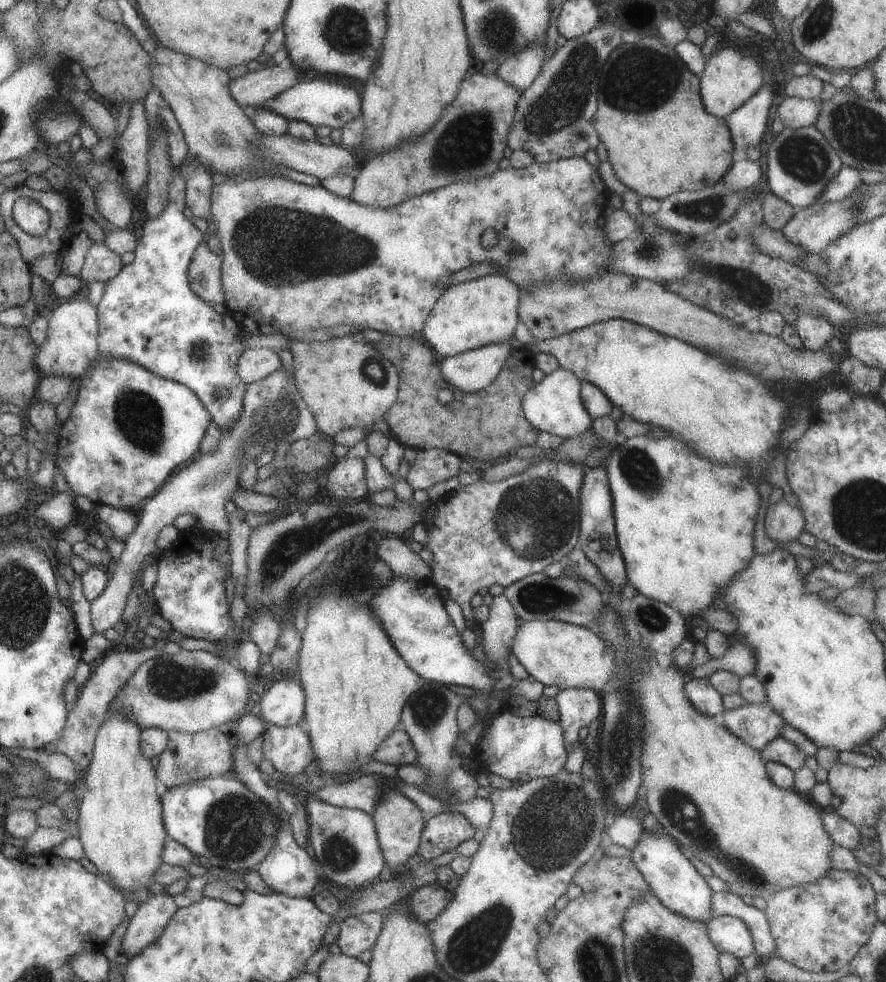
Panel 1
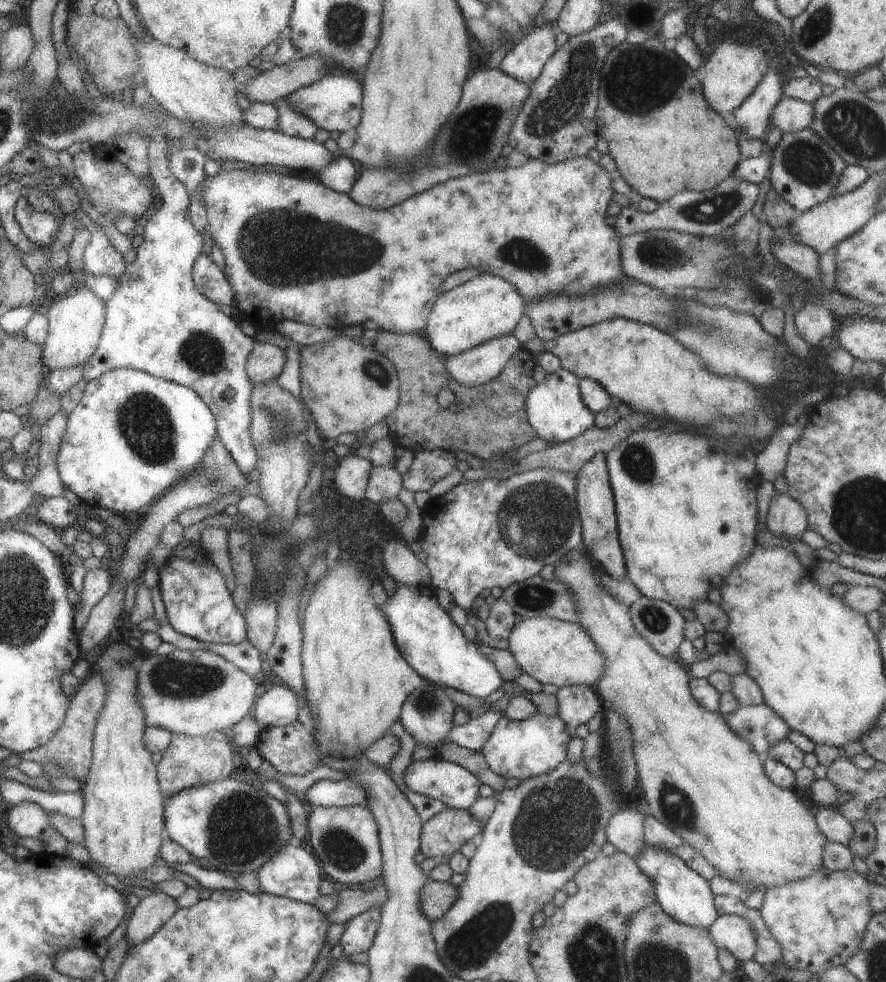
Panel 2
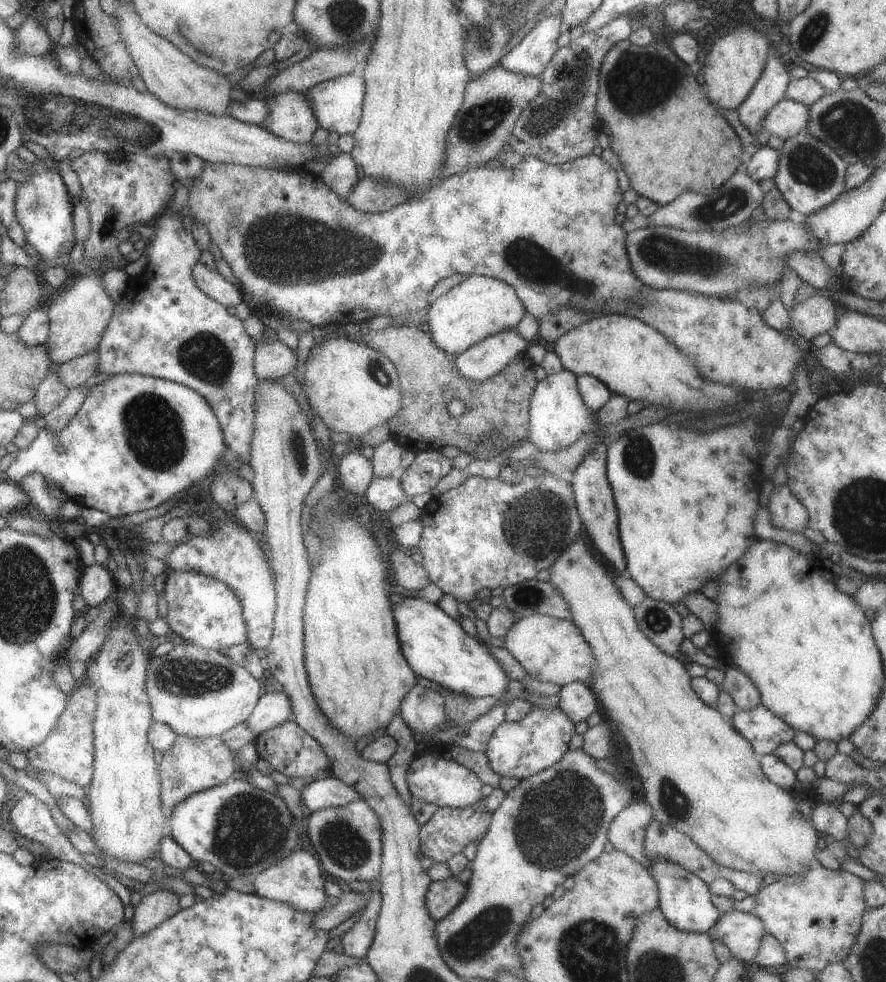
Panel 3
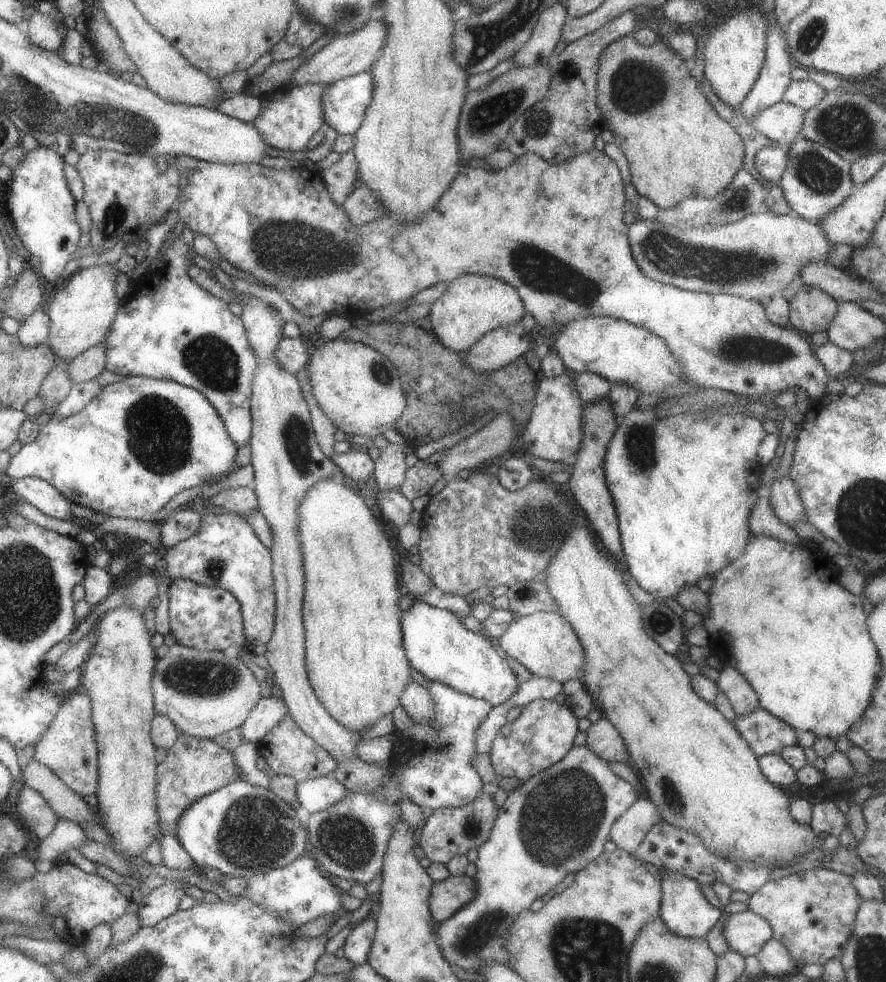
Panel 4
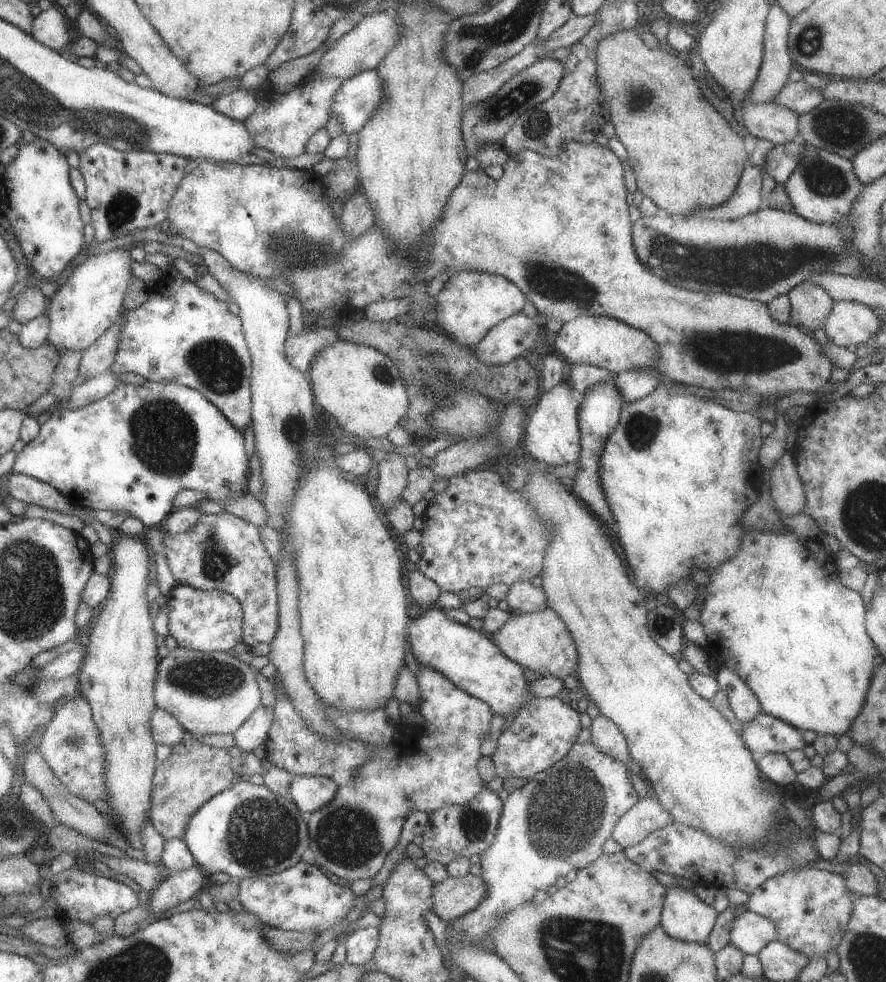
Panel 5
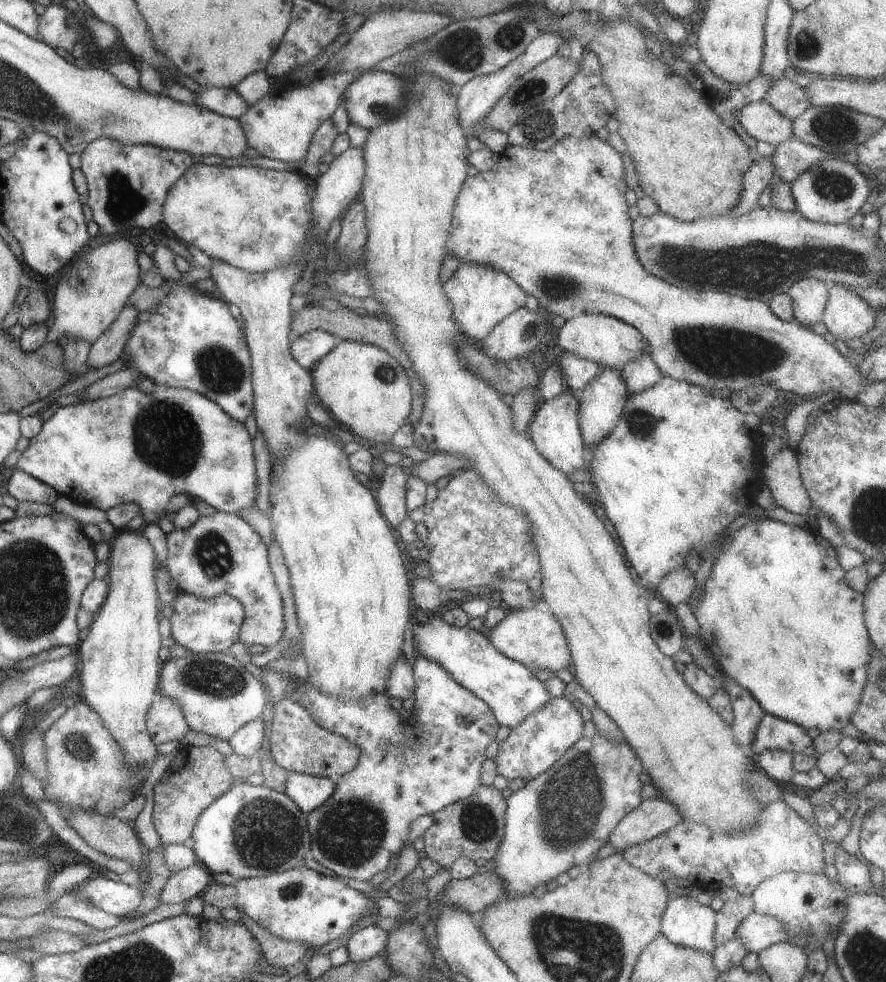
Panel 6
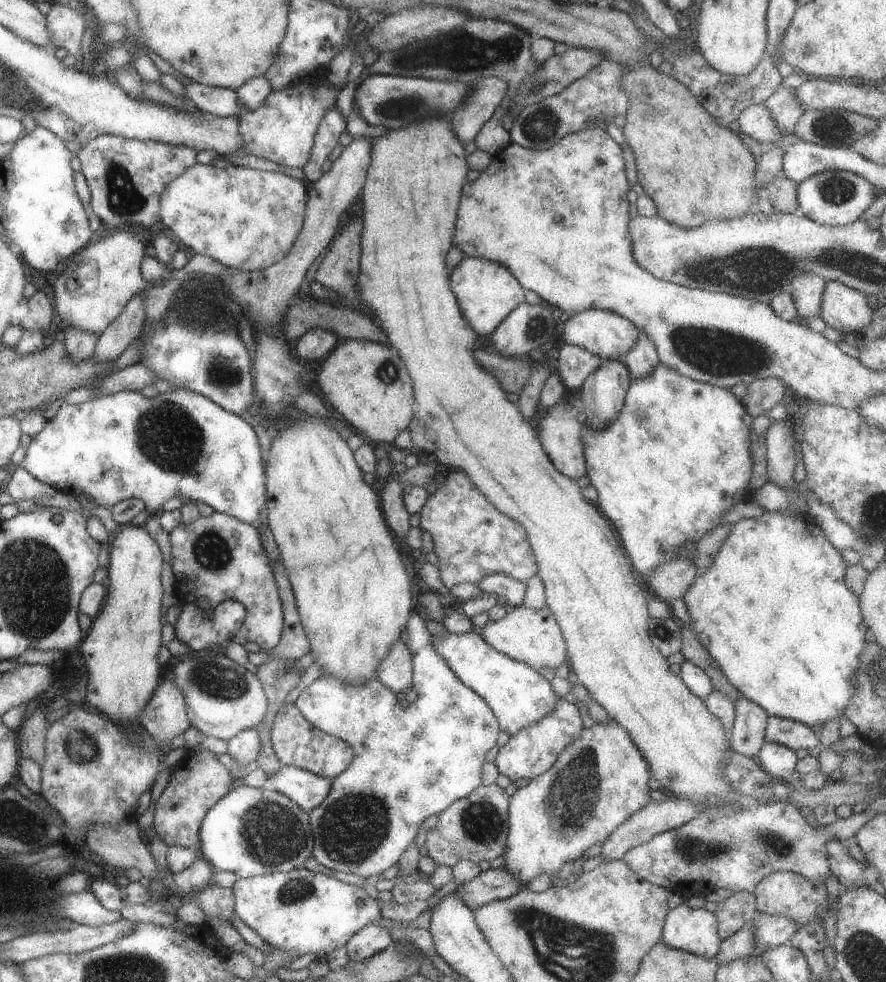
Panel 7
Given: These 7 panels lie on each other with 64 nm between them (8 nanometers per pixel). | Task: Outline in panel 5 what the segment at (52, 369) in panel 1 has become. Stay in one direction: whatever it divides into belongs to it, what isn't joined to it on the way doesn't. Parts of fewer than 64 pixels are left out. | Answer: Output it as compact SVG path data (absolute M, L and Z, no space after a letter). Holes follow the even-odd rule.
M120 247L110 252L97 254L97 256L86 256L84 262L75 266L69 280L62 285L60 283L53 296L49 298L49 304L47 304L49 328L46 342L55 347L58 352L82 351L93 344L122 314L121 301L131 277L130 264L132 261L129 257L129 247Z

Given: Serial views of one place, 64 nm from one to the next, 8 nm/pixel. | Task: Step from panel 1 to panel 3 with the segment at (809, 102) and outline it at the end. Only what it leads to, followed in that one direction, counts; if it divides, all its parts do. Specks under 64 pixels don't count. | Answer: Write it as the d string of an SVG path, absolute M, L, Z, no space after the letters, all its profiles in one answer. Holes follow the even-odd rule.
M783 98L764 114L761 126L765 132L784 141L806 126L808 112L806 104Z

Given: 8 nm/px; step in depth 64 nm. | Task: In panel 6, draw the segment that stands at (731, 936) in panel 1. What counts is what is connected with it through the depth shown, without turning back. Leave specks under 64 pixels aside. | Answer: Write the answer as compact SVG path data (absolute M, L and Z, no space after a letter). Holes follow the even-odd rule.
M751 913L735 930L734 936L741 940L747 953L759 953L762 949L768 948L771 944L785 942L787 930L783 922L771 916Z

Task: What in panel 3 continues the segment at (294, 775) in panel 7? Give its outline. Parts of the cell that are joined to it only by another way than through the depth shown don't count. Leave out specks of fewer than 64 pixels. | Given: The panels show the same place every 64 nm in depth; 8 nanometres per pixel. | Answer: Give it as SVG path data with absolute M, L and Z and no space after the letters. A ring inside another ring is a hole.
M327 776L309 782L300 790L300 803L309 812L338 807L359 798L359 793L350 784Z

